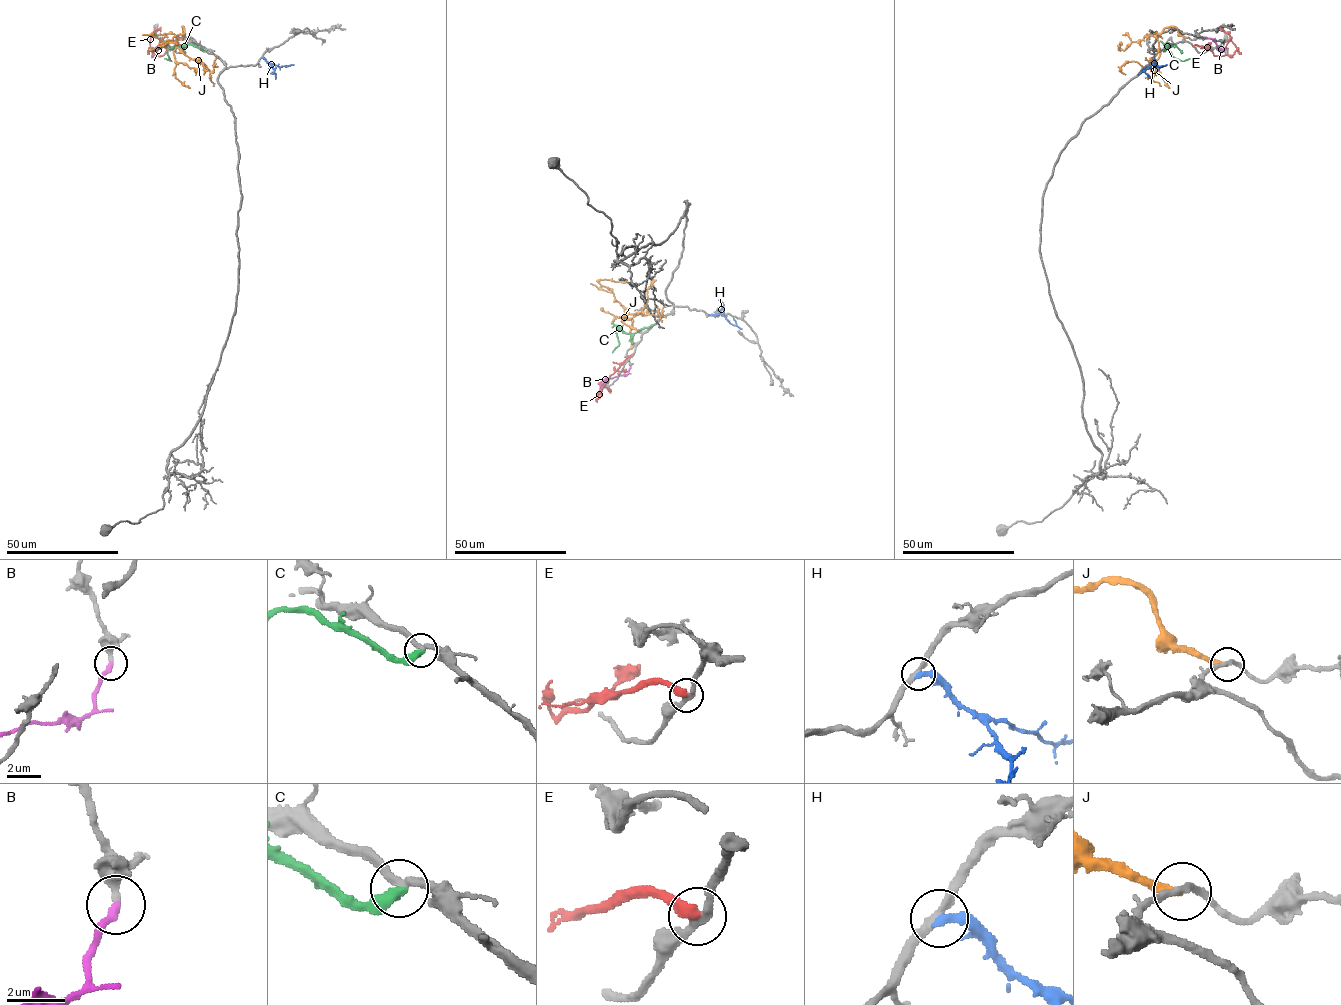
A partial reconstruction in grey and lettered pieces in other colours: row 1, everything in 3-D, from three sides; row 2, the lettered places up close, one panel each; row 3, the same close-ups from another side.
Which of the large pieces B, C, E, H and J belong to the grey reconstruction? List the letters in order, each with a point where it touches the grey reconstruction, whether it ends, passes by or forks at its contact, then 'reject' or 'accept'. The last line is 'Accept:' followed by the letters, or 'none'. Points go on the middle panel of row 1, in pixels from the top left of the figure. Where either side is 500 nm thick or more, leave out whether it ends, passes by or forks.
B: meets grey at (630, 367); it ends there; accept
C: meets grey at (655, 324); it ends there; reject
E: meets grey at (633, 354); it ends there; reject
H: meets grey at (709, 315); it ends there; reject
J: meets grey at (631, 348); it ends there; reject
Accept: B

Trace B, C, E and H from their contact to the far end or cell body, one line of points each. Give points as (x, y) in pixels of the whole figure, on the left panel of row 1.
B: (182, 37), (152, 48)
C: (207, 50), (192, 45), (176, 46), (167, 51), (171, 61), (164, 58)
E: (185, 46), (174, 46), (163, 55), (152, 55), (150, 37), (160, 27)
H: (261, 58), (278, 67), (285, 65)

